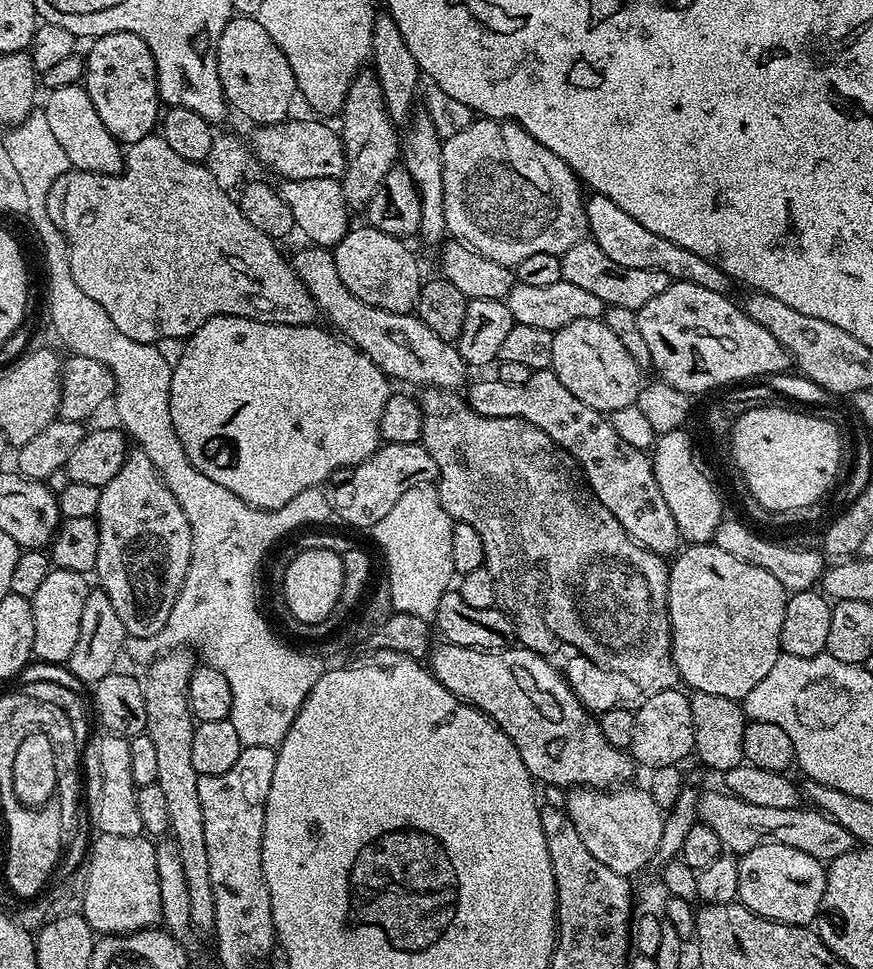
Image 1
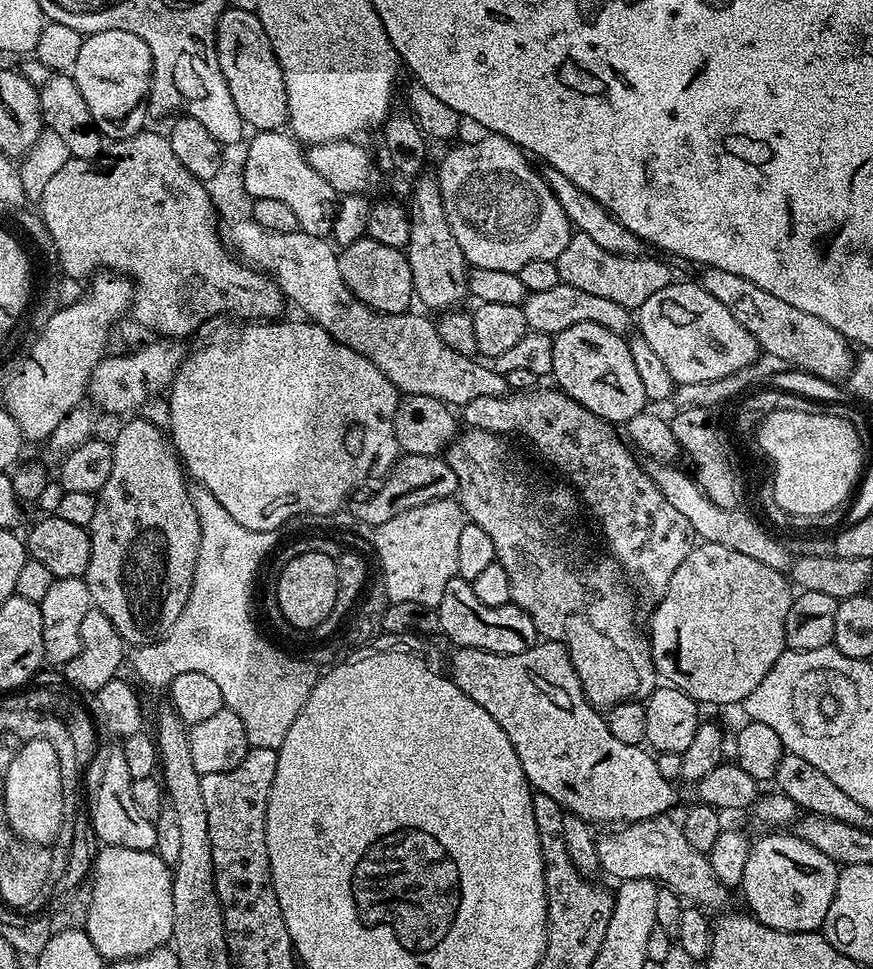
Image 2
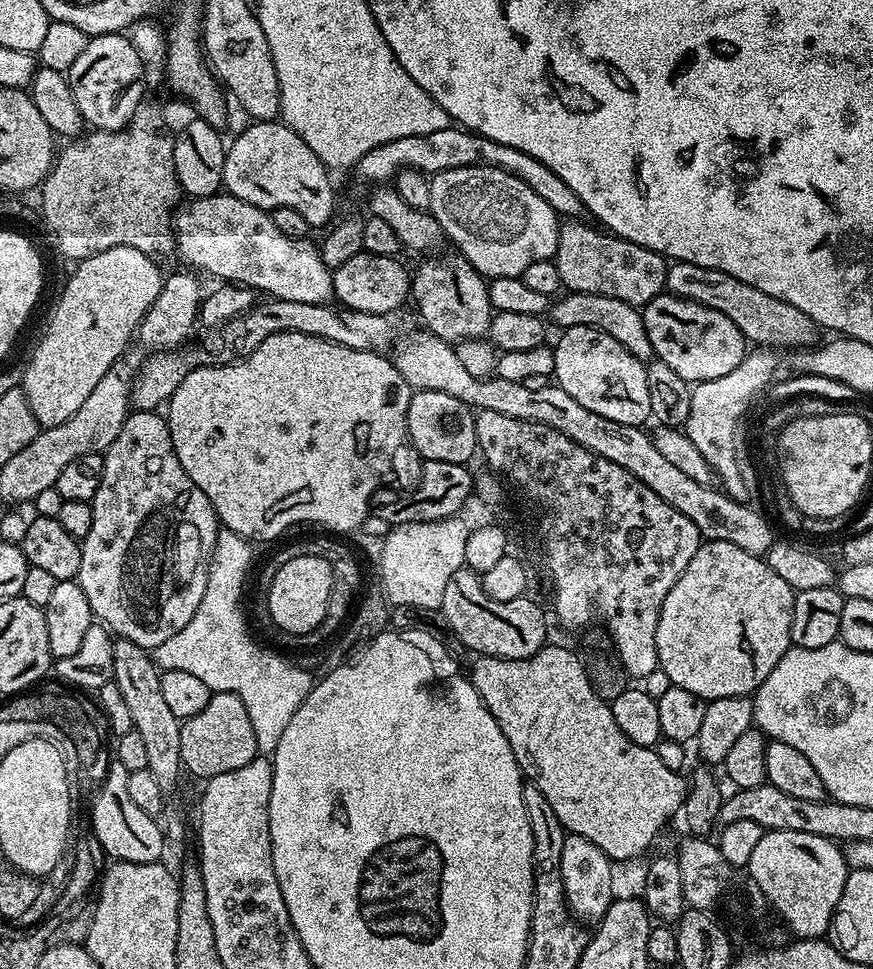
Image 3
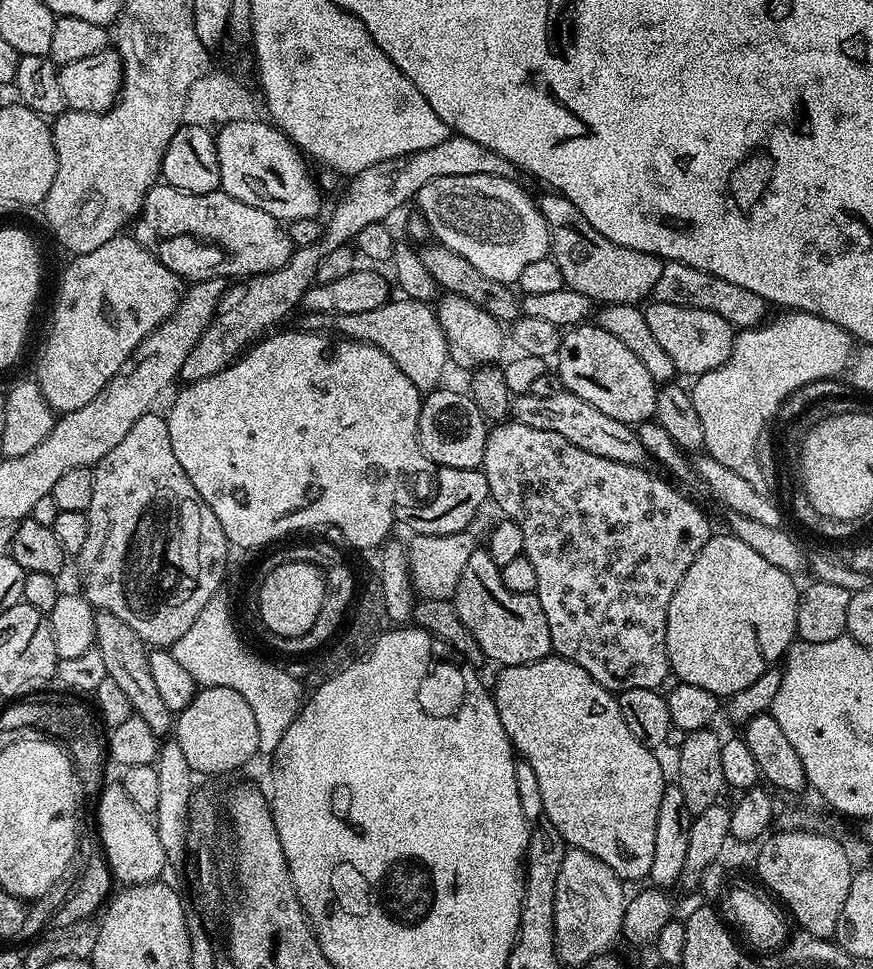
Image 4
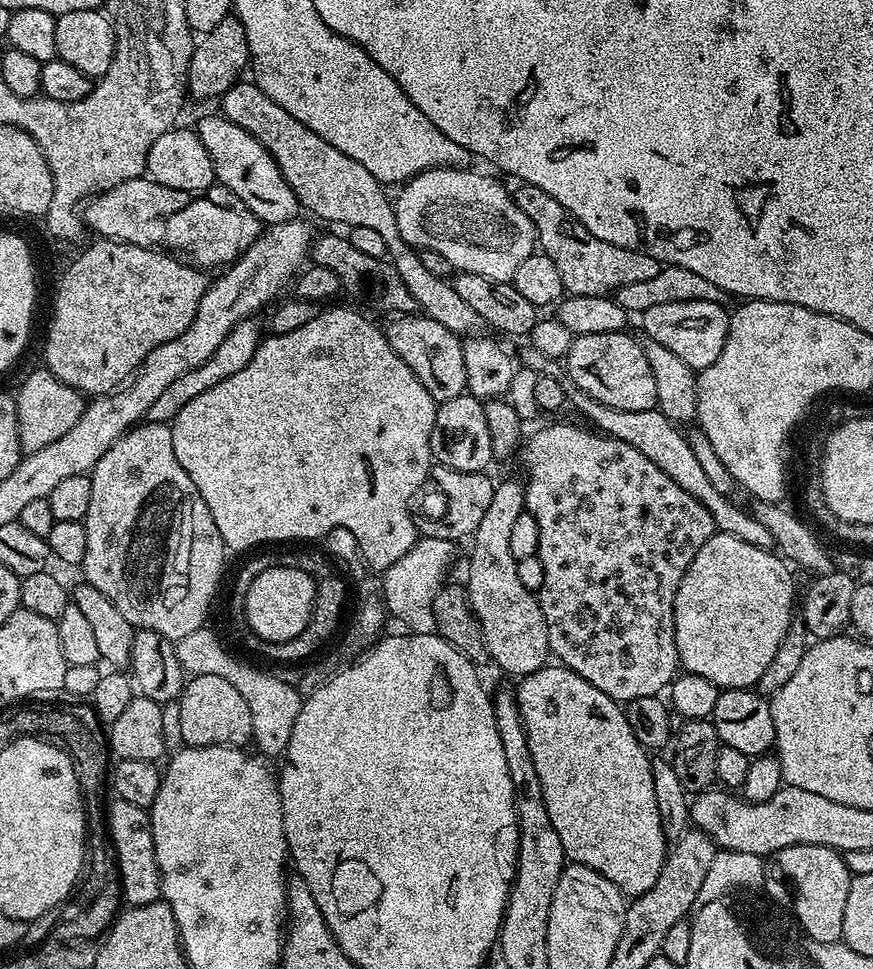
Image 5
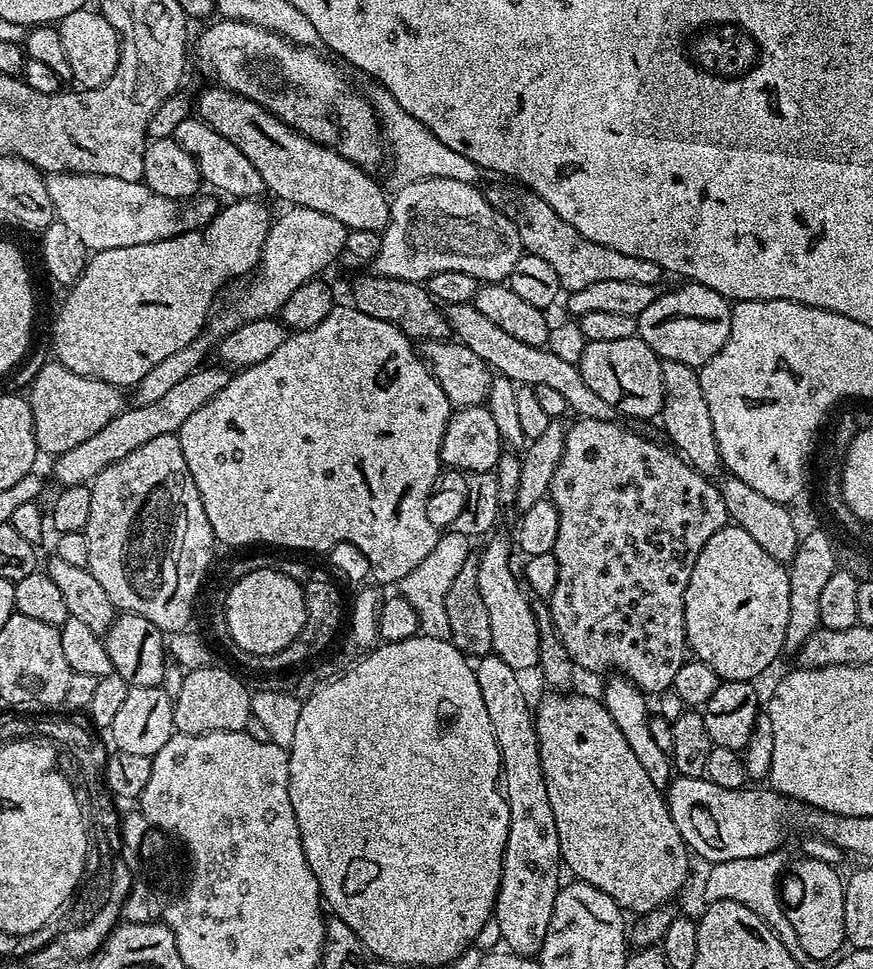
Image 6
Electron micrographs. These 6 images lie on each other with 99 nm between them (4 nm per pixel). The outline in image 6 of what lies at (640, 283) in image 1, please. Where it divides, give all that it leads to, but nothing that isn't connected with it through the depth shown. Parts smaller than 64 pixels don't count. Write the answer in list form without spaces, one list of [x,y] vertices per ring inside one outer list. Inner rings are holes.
[[[497,179],[497,184],[483,189],[484,197],[518,230],[520,247],[527,255],[543,258],[550,262],[554,274],[558,274],[558,282],[565,293],[577,292],[593,282],[646,282],[659,285],[662,270],[654,262],[646,262],[646,258],[634,258],[634,254],[622,254],[622,250],[610,250],[610,246],[602,246],[598,242],[590,242],[590,238],[582,238],[570,222],[566,222],[546,198],[542,198],[534,190],[525,188],[519,182]]]

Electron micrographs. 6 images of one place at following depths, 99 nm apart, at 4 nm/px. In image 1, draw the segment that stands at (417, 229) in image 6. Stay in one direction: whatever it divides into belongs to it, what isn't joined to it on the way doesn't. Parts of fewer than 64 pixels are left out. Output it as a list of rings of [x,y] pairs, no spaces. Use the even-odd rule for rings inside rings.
[[[476,118],[473,119],[470,126],[466,126],[466,130],[462,130],[460,133],[451,136],[449,140],[443,141],[443,145],[442,162],[444,163],[446,226],[448,227],[447,235],[451,239],[468,245],[469,248],[472,248],[486,258],[494,258],[494,262],[502,262],[509,266],[515,266],[518,262],[522,262],[522,258],[527,258],[529,254],[554,254],[561,257],[566,250],[570,250],[570,246],[574,246],[579,240],[585,239],[588,236],[588,223],[586,222],[586,214],[584,213],[586,196],[585,193],[580,193],[580,188],[582,189],[580,177],[573,172],[572,167],[566,162],[562,162],[562,158],[558,158],[558,154],[546,150],[546,146],[542,146],[535,140],[521,124],[516,123],[514,120]]]

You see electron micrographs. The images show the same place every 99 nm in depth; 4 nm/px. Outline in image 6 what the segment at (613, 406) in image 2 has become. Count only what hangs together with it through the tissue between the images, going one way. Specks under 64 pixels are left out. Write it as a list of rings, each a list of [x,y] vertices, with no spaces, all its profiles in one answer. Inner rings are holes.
[[[639,335],[630,338],[617,338],[615,342],[594,342],[590,340],[579,362],[582,378],[586,378],[586,386],[610,402],[614,410],[621,416],[633,416],[636,420],[648,420],[651,416],[659,417],[664,410],[664,387],[662,386],[662,361],[646,342],[640,340]]]

